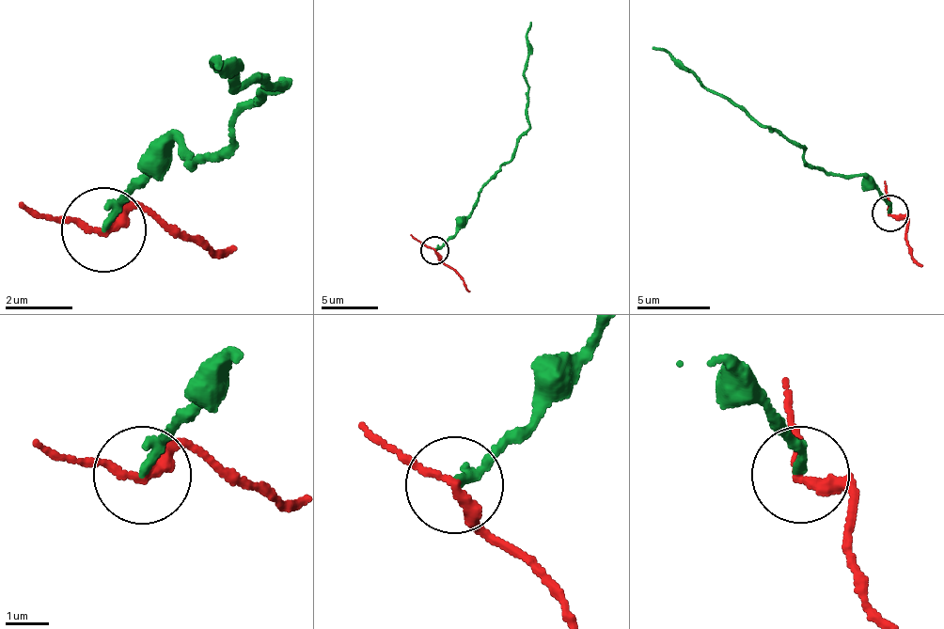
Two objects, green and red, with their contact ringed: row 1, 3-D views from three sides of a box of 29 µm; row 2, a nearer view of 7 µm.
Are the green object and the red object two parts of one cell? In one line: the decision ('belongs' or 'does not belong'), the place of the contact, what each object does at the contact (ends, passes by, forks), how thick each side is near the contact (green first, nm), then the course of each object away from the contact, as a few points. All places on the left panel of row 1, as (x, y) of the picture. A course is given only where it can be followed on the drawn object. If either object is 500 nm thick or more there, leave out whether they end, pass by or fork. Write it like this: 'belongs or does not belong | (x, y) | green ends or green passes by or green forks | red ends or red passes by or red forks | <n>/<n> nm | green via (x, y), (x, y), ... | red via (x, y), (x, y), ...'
does not belong | (103, 229) | green ends | red passes by | 200/220 nm | green via (102, 227), (156, 149), (176, 139), (182, 163), (230, 147), (247, 104), (284, 81), (235, 92), (222, 68) | red via (102, 227), (151, 210), (176, 233), (235, 249)

